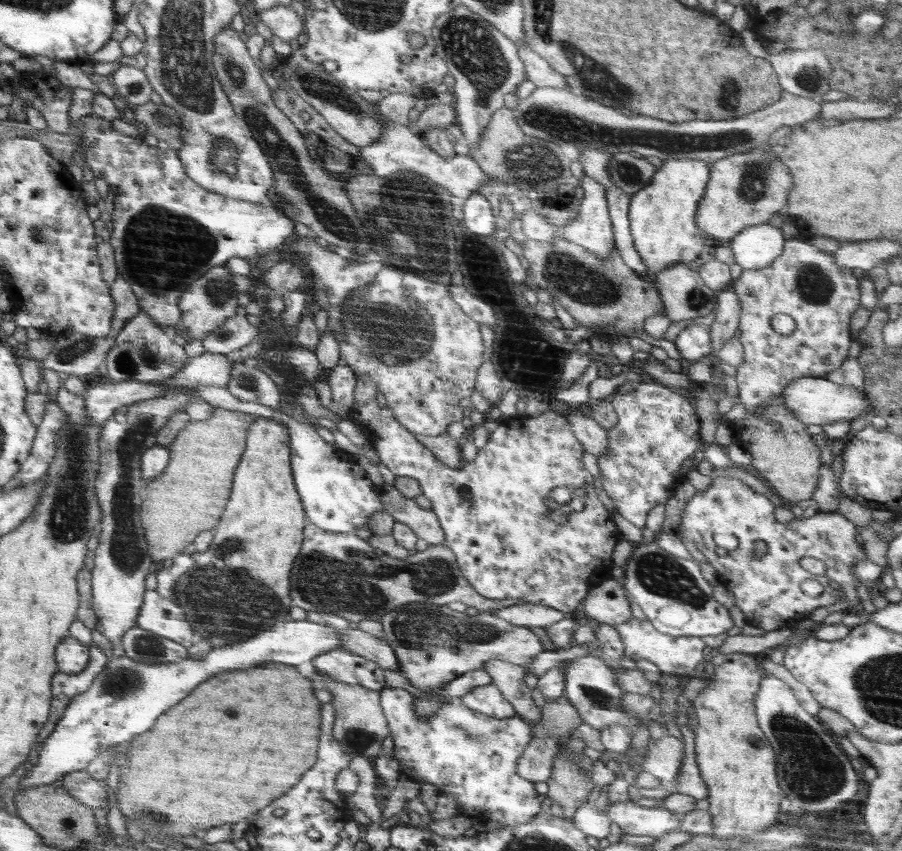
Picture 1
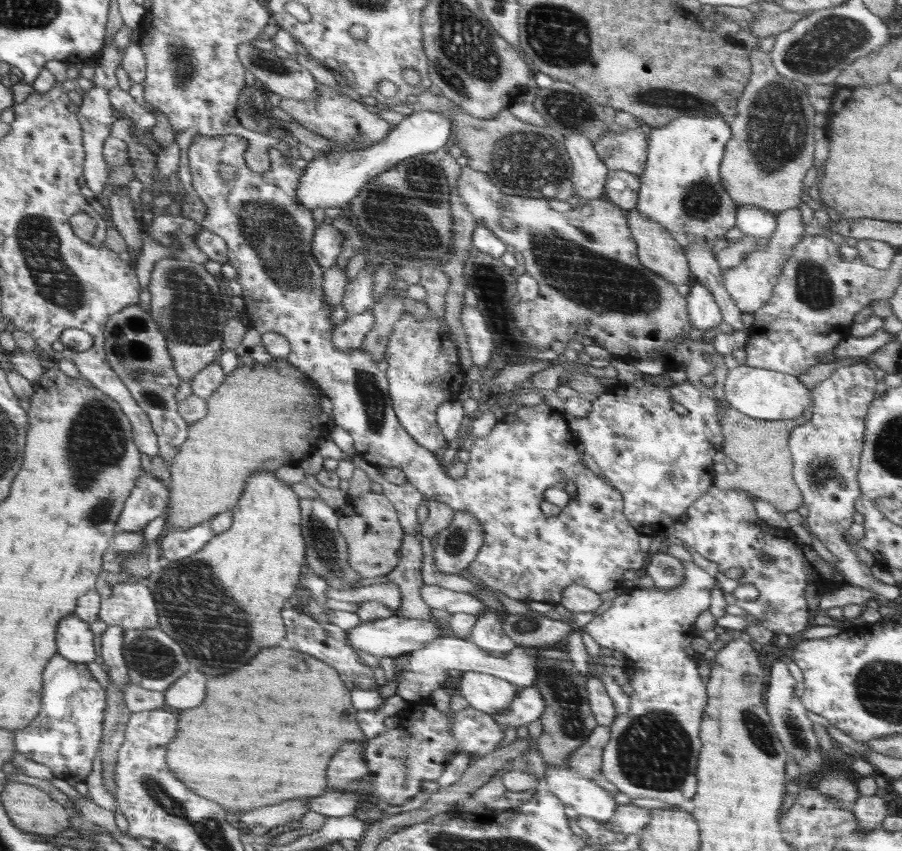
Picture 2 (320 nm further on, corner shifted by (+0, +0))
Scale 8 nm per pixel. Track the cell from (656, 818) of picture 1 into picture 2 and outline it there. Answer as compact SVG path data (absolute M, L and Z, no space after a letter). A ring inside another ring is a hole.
M546 767L544 782L564 804L573 806L578 816L592 817L604 823L618 806L604 788L588 777L574 774L570 768Z

